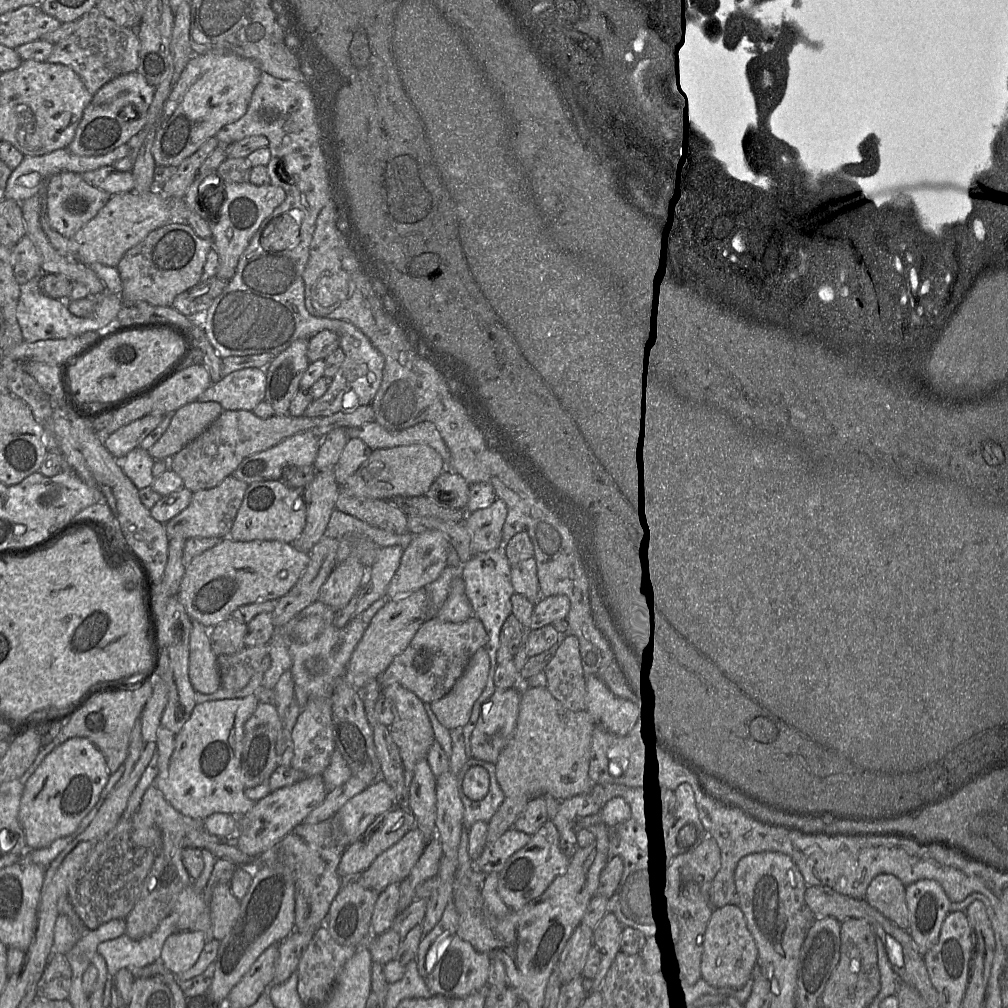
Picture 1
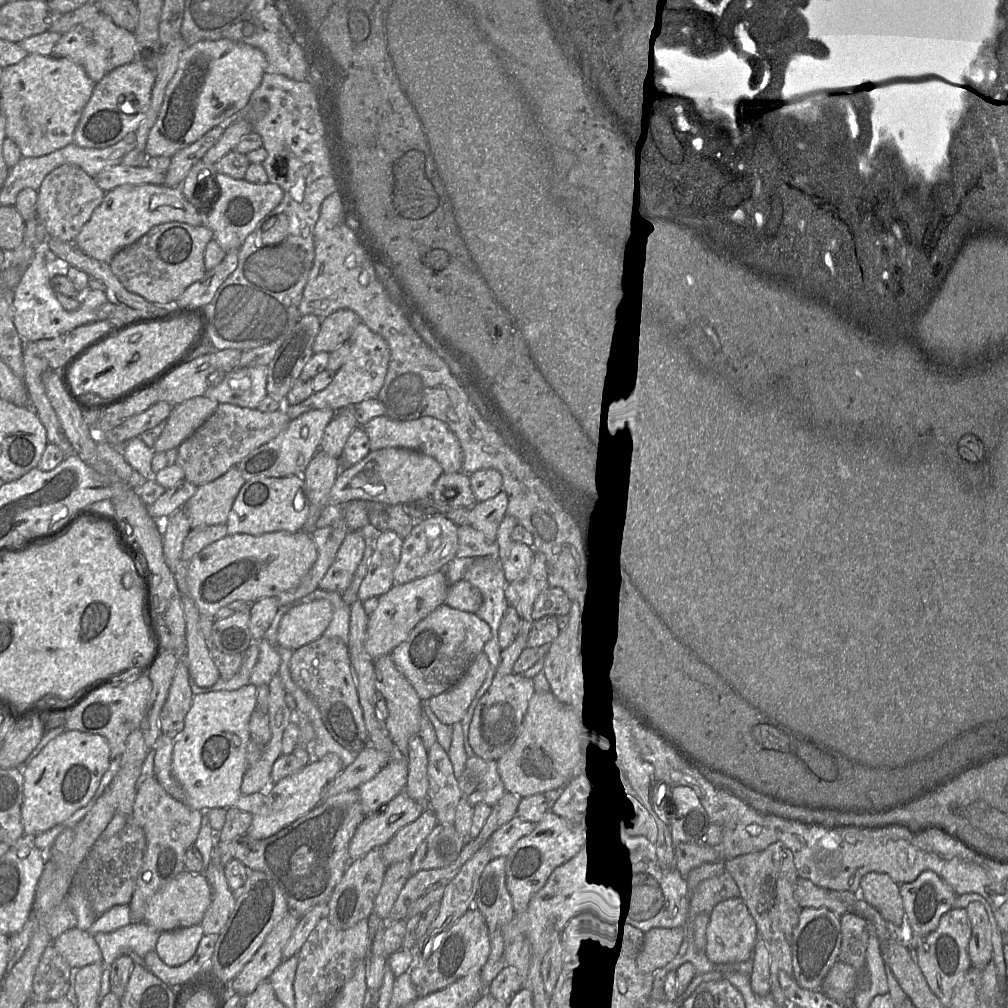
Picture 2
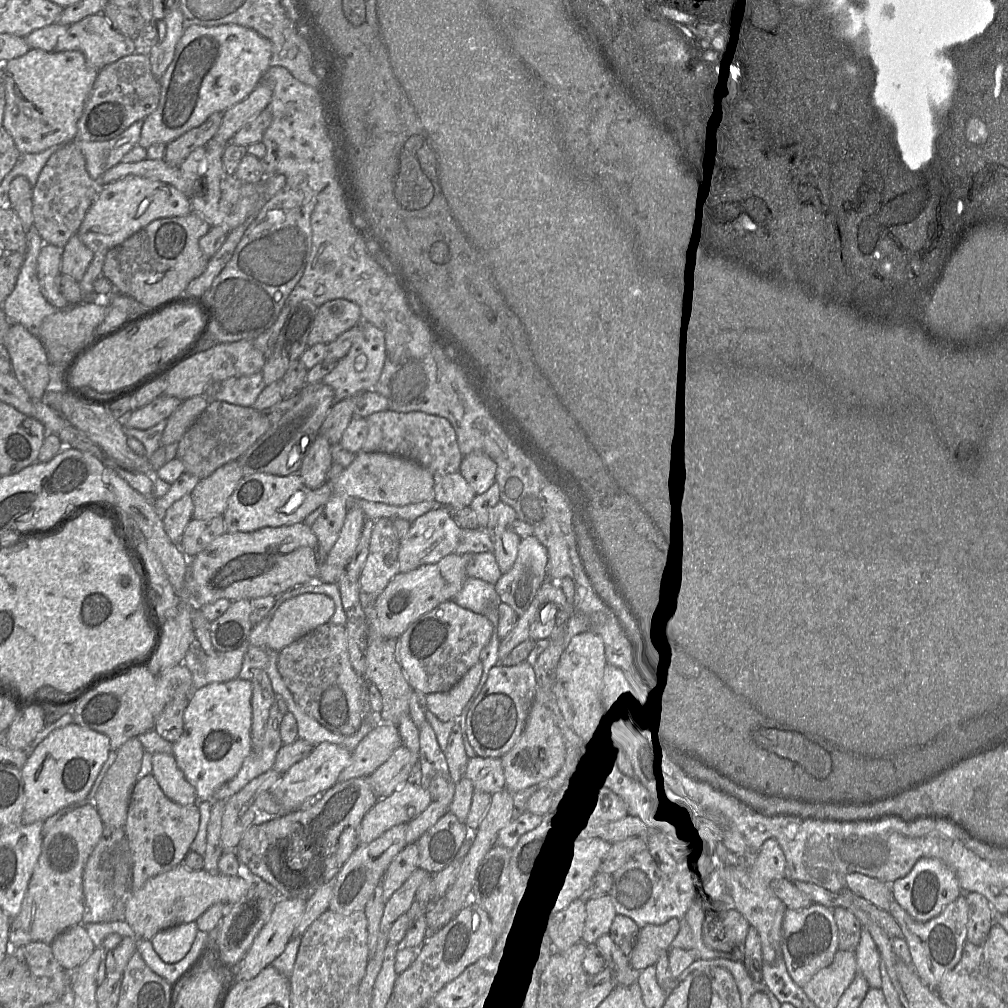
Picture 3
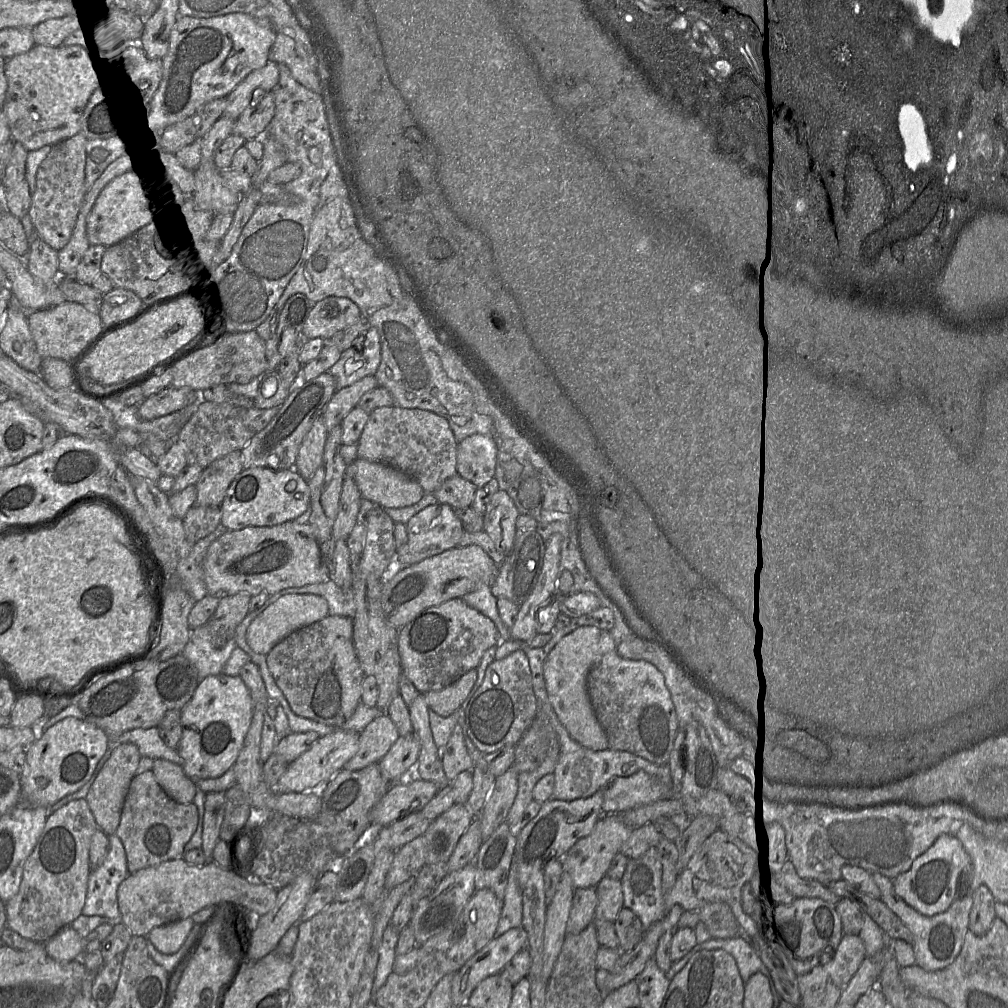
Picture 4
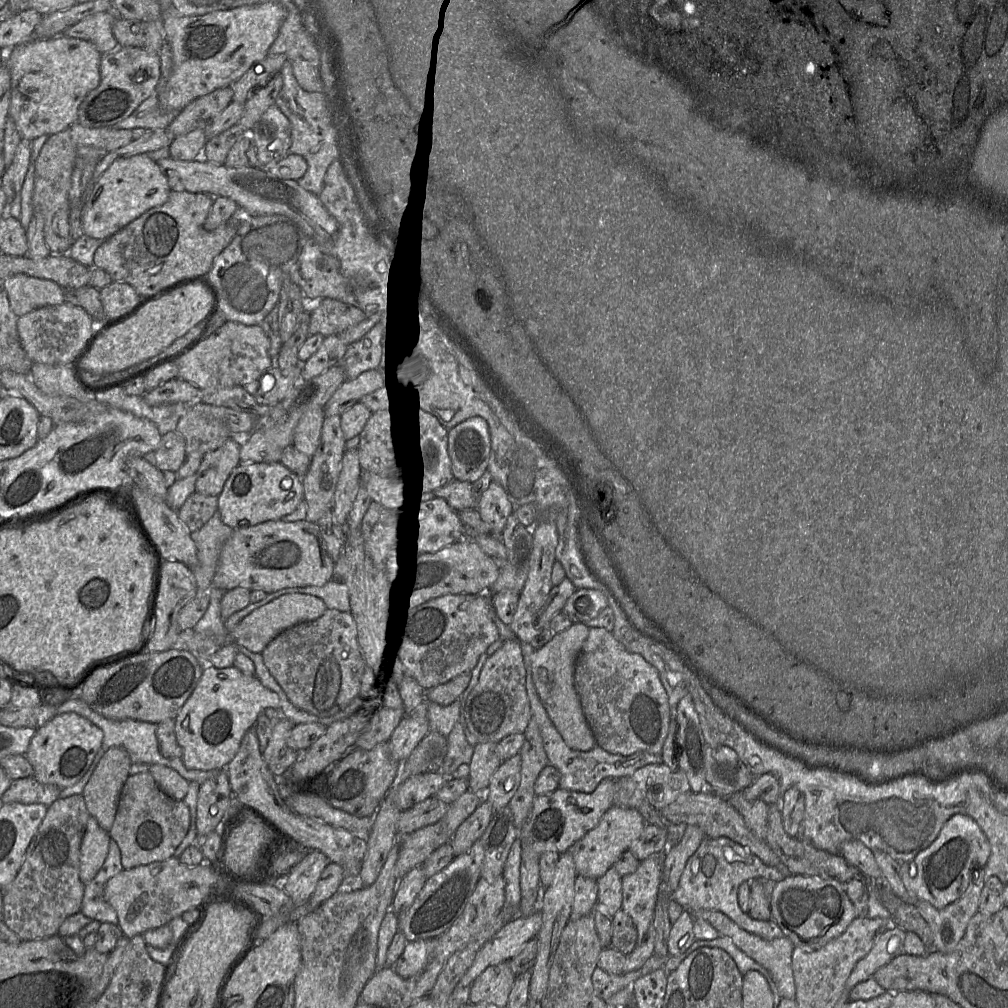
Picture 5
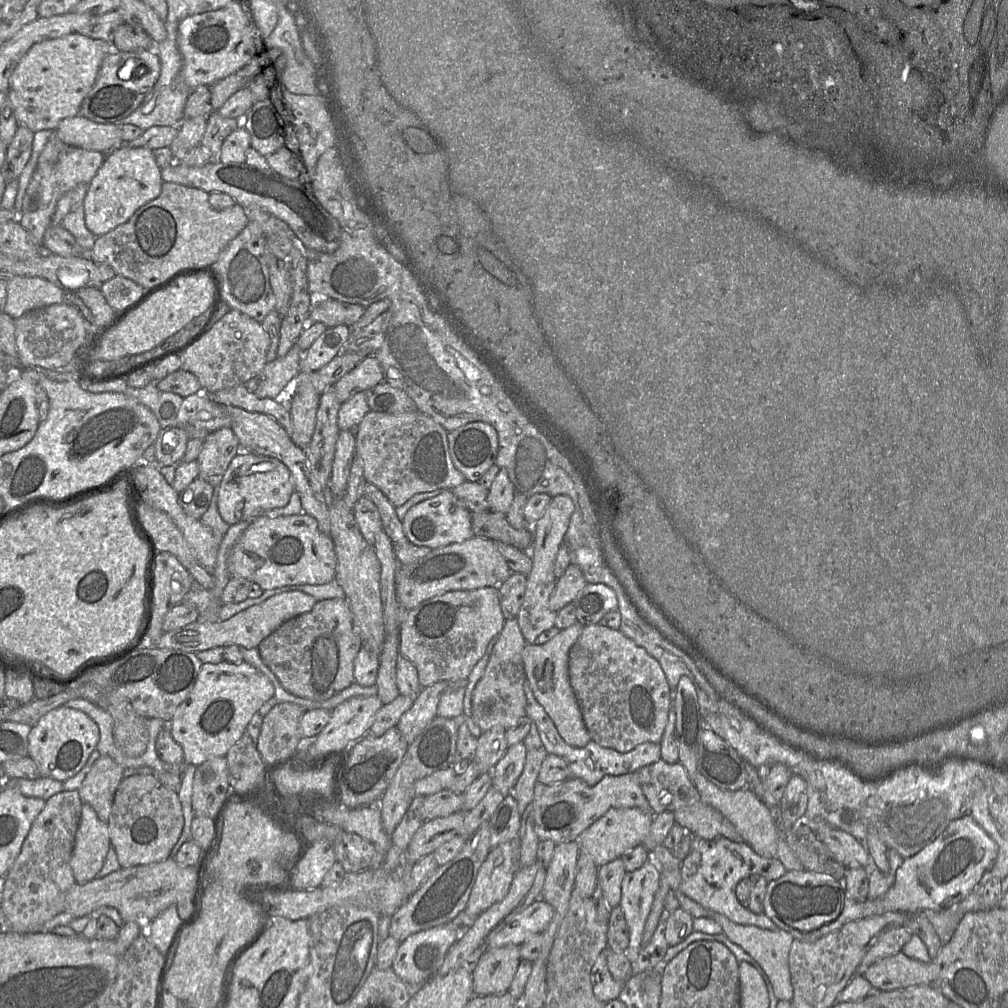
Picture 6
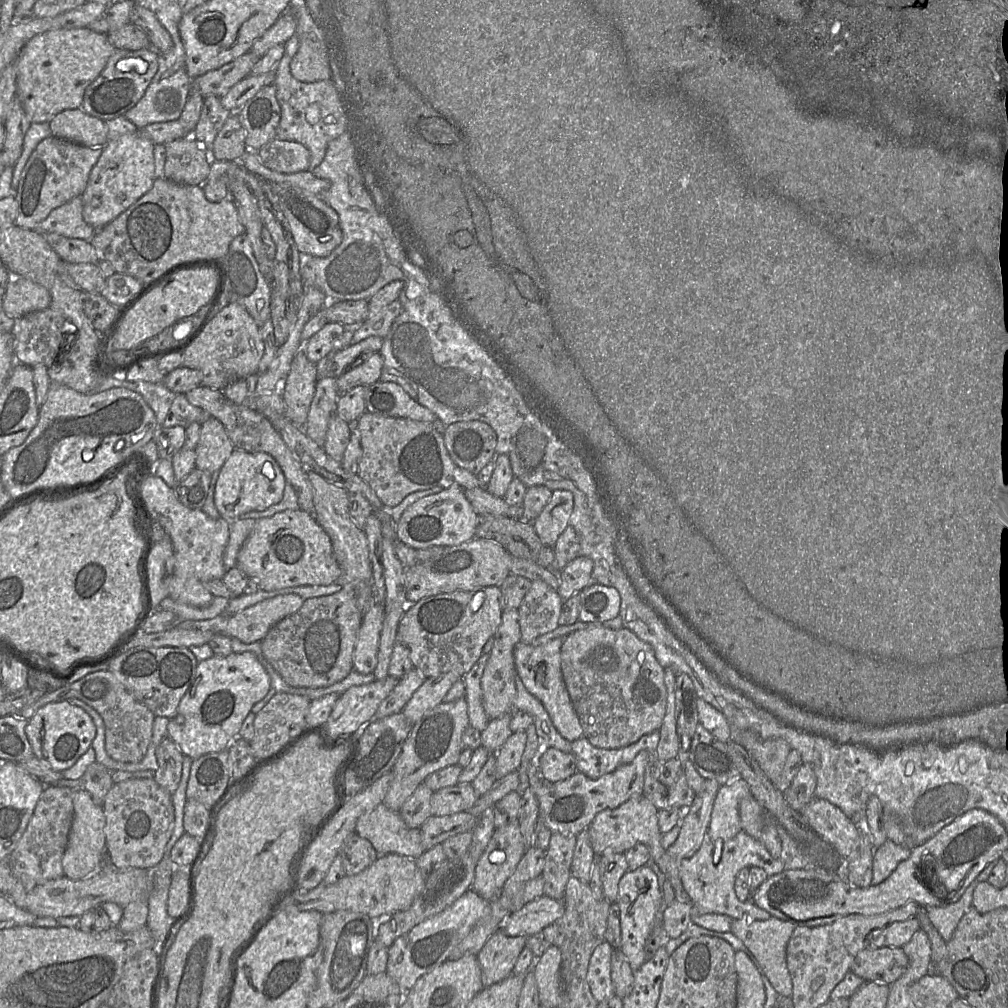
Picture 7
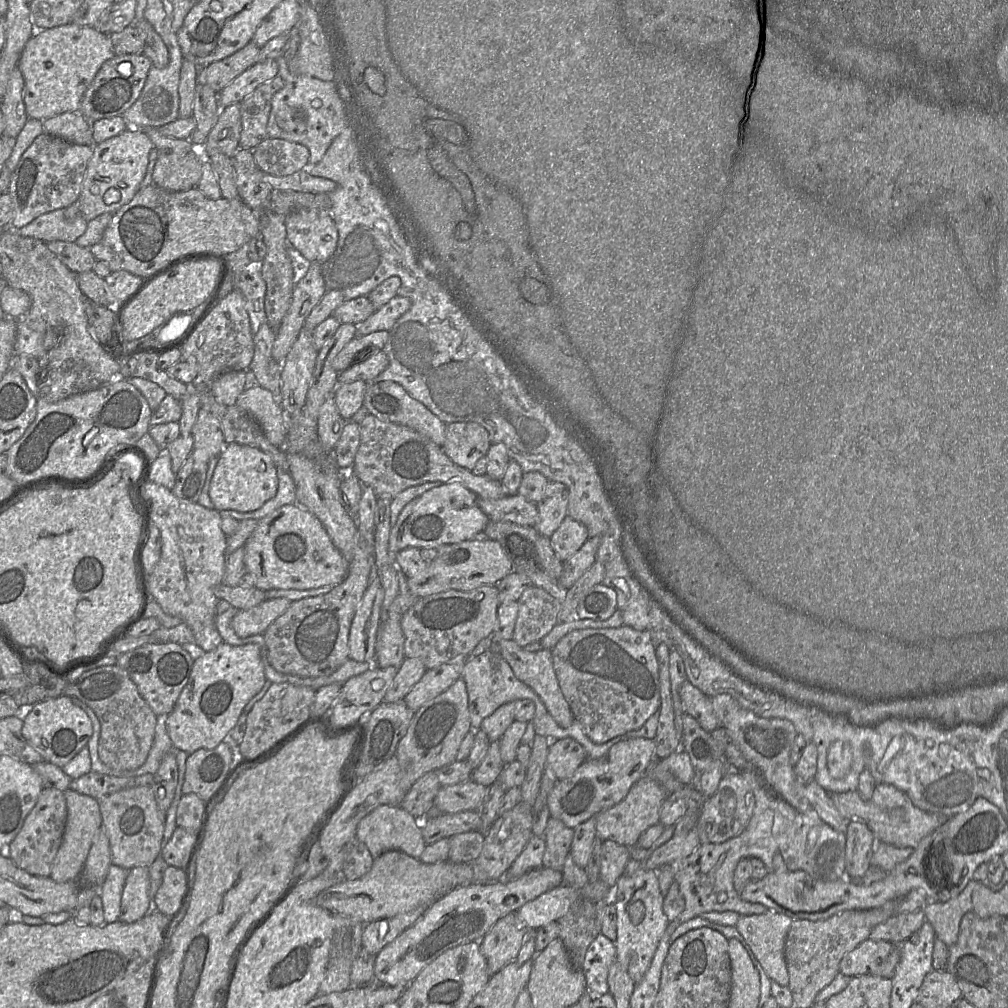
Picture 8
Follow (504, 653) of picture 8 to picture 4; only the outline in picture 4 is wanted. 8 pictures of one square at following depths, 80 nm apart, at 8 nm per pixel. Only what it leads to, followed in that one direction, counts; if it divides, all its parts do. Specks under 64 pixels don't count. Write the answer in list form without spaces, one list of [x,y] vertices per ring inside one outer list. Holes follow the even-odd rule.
[[[594,626],[575,629],[552,648],[543,665],[548,698],[559,721],[575,741],[594,751],[609,749],[608,736],[595,714],[587,689],[589,671],[601,657],[601,632]]]

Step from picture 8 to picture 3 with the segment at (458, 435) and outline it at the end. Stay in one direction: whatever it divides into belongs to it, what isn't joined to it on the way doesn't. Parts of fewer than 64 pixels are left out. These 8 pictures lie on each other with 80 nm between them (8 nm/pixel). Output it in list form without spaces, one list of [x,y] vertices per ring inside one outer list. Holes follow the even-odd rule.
[[[473,451],[463,456],[459,472],[477,495],[486,492],[496,482],[497,464],[487,454]]]

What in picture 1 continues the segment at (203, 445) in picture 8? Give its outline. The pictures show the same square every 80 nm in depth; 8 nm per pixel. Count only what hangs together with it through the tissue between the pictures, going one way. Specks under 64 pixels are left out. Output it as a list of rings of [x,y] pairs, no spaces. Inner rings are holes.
[[[233,475],[226,477],[218,486],[193,493],[188,507],[165,524],[169,539],[184,538],[227,538],[243,502],[248,484]]]

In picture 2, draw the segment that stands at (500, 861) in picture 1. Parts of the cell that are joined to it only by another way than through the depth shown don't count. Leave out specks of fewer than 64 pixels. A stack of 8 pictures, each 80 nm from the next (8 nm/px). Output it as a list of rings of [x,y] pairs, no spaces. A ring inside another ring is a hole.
[[[514,816],[492,834],[488,841],[491,859],[507,857],[519,839],[530,834],[536,824]]]

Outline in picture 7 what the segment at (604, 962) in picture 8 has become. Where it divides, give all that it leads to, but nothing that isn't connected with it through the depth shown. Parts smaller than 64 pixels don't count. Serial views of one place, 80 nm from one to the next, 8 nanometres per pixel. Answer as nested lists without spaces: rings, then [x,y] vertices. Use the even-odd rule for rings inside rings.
[[[605,940],[594,950],[589,962],[587,981],[592,995],[598,1002],[616,996],[611,979],[611,957],[614,951]]]

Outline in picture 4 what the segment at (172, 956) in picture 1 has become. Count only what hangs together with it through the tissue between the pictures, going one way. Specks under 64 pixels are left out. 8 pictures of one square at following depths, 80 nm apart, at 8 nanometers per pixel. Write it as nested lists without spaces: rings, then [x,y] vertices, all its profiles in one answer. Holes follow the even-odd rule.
[[[191,918],[178,920],[153,928],[146,938],[162,954],[177,952],[194,926]]]

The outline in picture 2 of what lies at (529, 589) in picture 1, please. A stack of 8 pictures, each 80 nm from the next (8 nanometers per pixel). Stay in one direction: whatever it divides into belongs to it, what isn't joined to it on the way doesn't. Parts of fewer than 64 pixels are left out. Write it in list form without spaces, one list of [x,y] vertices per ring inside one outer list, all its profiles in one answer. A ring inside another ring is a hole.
[[[506,514],[499,524],[495,543],[507,582],[524,579],[535,555],[532,534]]]

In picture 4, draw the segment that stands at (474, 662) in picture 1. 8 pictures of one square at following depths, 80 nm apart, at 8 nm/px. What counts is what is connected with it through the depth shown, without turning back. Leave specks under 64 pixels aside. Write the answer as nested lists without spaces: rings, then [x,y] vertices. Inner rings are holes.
[[[472,669],[462,675],[451,685],[425,693],[429,709],[442,717],[448,717],[456,712],[470,693],[477,680],[477,669]]]

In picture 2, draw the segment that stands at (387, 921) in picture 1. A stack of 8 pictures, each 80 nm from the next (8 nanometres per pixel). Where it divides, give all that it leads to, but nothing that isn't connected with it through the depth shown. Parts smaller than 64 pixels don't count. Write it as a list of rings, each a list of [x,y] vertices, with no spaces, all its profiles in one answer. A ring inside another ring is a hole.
[[[407,859],[391,864],[384,874],[382,886],[375,898],[373,912],[385,921],[411,875],[411,860]]]

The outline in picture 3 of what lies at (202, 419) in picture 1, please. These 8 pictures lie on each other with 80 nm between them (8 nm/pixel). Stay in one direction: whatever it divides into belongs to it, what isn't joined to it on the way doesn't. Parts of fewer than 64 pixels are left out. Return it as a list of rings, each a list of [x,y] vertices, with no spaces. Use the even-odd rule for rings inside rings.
[[[194,396],[183,401],[167,419],[160,441],[161,446],[178,443],[208,404],[209,401],[204,396]]]

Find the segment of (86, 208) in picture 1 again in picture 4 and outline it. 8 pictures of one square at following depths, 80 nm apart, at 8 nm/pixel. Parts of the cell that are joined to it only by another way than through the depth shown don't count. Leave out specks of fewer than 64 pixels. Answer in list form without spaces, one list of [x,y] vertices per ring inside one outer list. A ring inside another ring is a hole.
[[[78,133],[53,145],[37,170],[35,191],[28,212],[38,237],[52,249],[61,250],[70,240],[87,193],[85,186],[87,138]]]

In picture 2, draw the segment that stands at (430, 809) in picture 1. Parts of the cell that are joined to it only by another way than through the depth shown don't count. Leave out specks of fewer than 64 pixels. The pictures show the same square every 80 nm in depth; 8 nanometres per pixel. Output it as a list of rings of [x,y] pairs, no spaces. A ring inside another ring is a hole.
[[[419,735],[413,736],[408,743],[408,776],[406,780],[405,793],[414,801],[423,803],[425,809],[428,804],[429,780],[427,774],[428,755],[424,747],[422,738]]]

